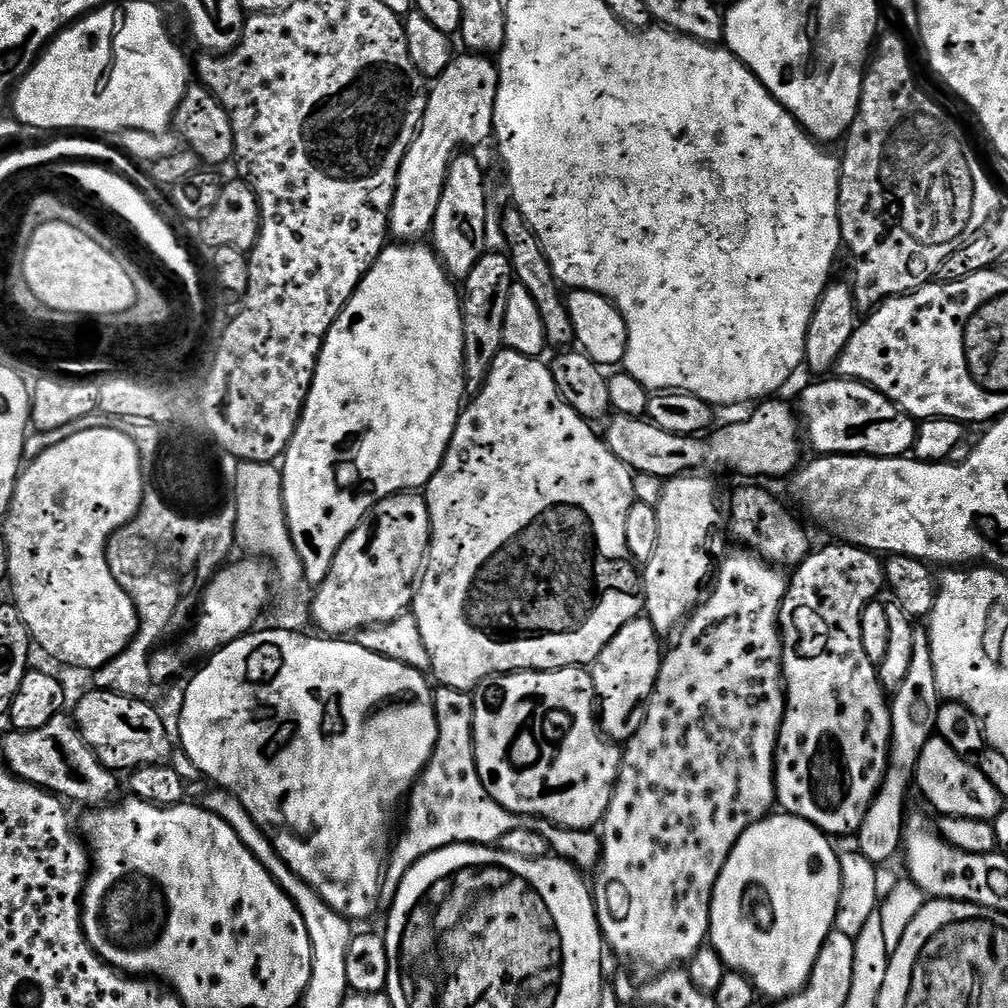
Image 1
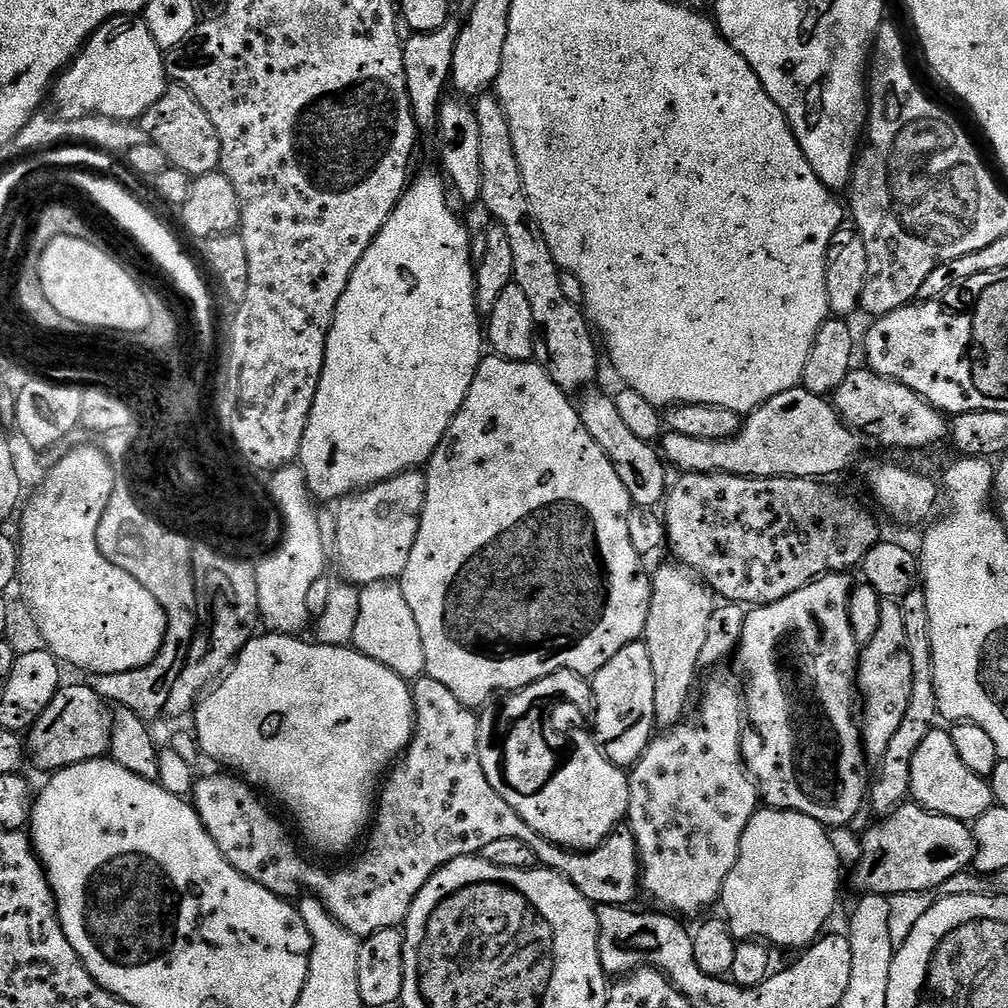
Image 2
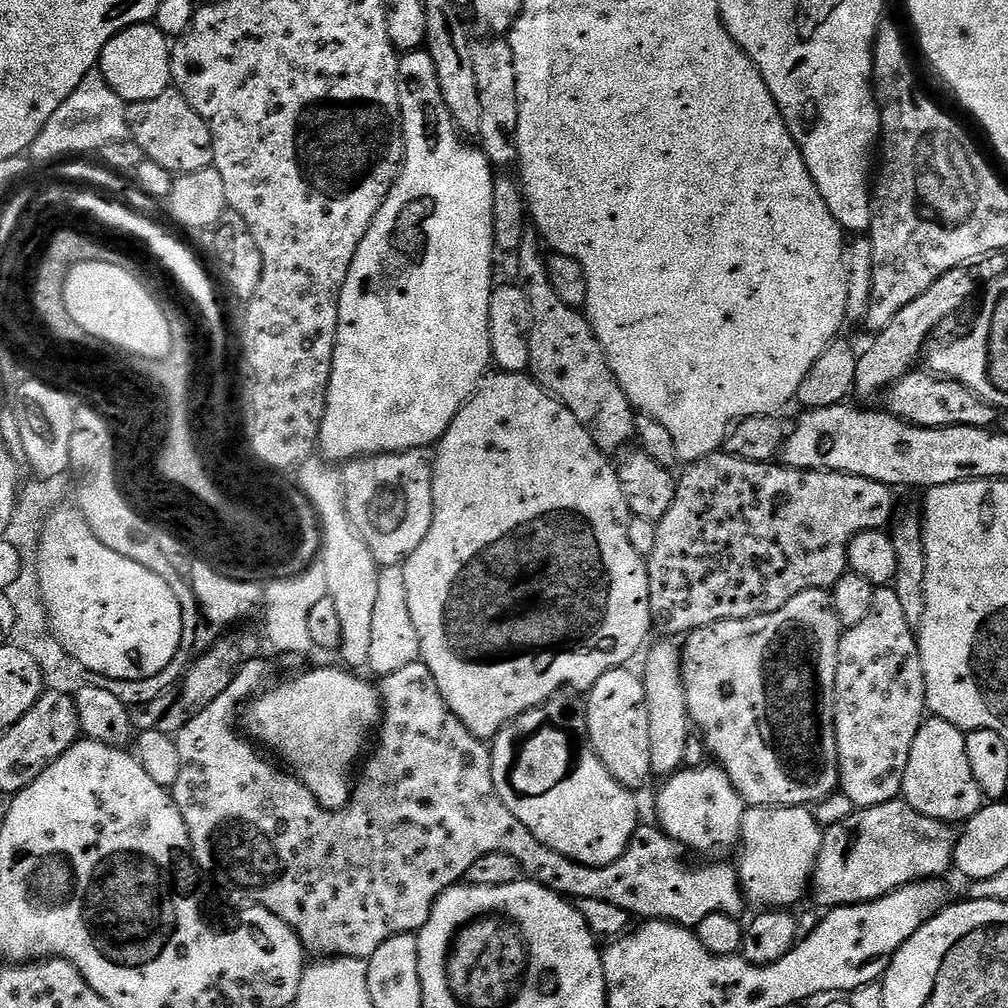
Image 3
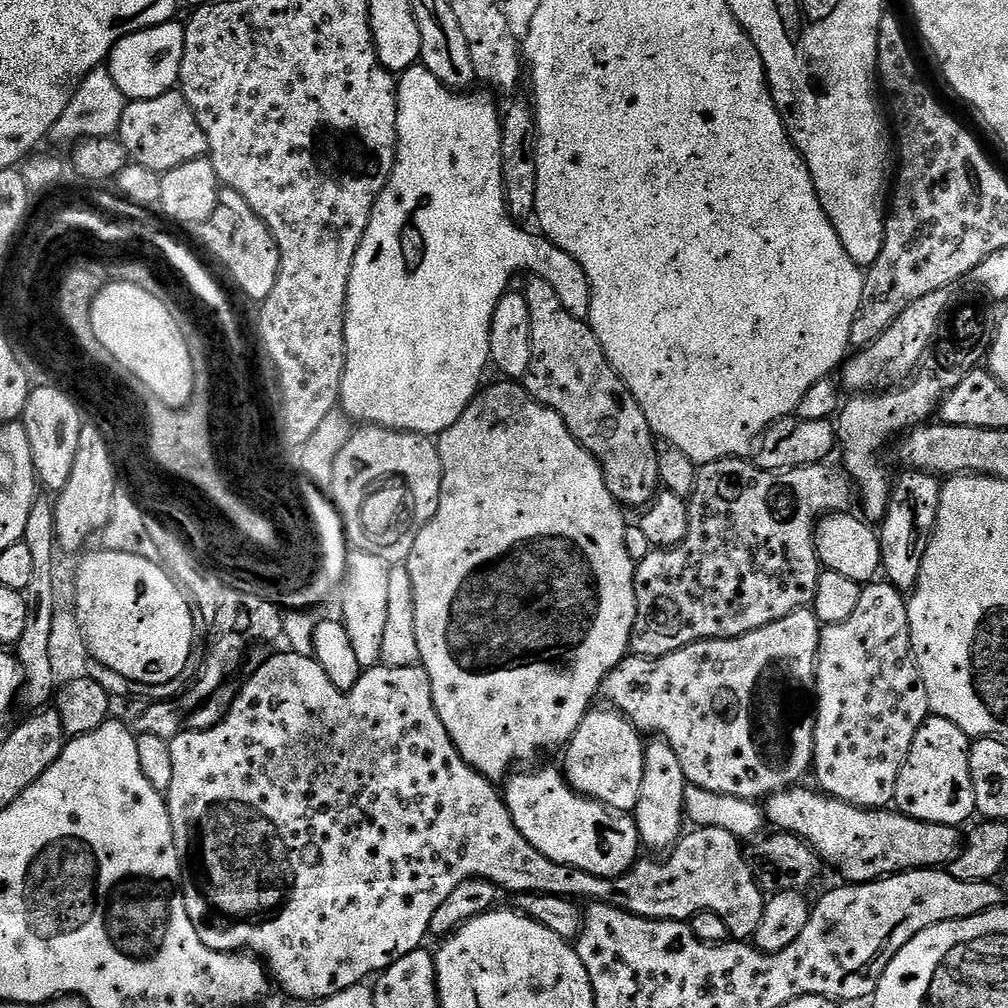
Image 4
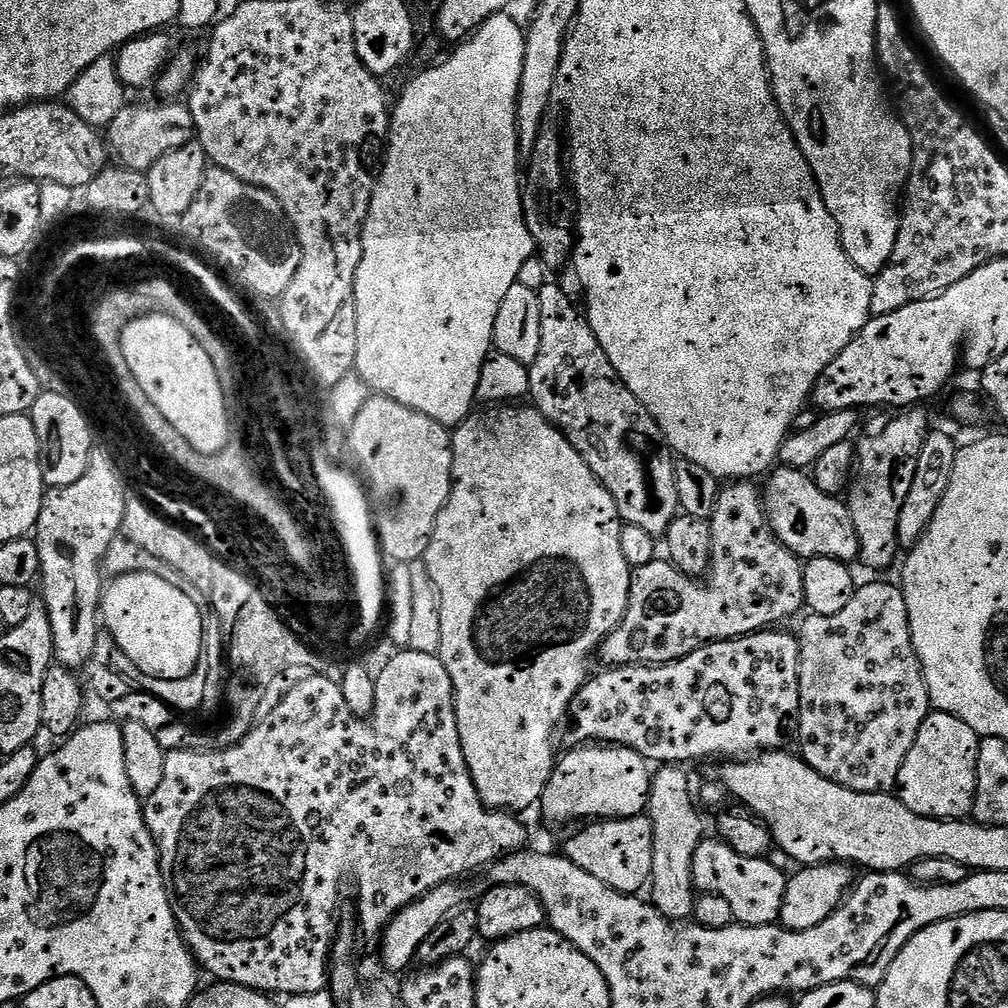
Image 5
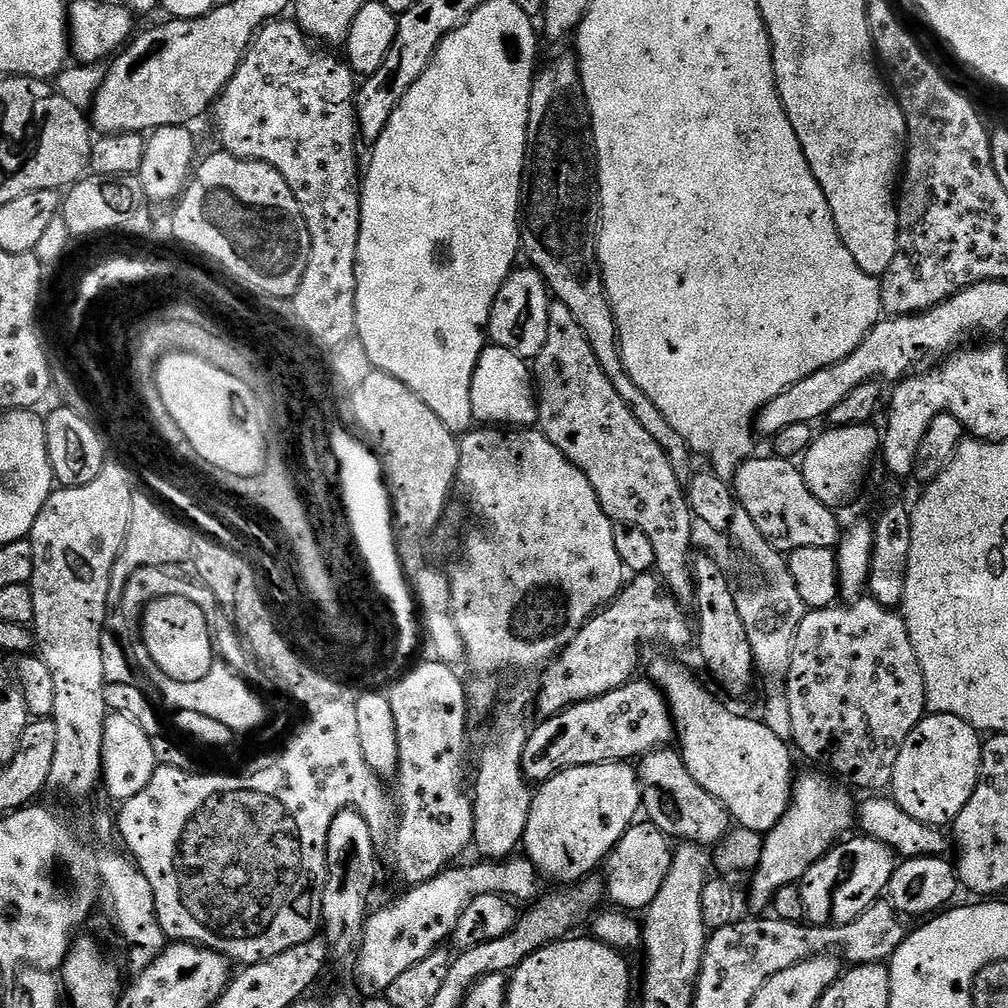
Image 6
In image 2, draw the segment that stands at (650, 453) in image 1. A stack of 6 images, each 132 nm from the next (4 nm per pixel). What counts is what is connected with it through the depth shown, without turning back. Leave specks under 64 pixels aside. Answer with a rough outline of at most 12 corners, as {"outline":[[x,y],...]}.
{"outline":[[774,394],[728,440],[668,432],[681,473],[832,478],[861,437],[831,399]]}

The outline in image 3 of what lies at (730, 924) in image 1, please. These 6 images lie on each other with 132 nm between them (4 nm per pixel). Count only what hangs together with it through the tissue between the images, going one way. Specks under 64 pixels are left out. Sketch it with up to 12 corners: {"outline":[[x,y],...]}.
{"outline":[[748,808],[738,871],[749,901],[809,891],[822,825],[803,808]]}

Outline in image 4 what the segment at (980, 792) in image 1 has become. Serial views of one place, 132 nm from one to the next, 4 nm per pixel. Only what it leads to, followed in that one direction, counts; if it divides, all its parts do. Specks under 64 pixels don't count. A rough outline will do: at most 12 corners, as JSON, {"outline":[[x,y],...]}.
{"outline":[[929,715],[895,807],[931,824],[977,815],[973,741]]}

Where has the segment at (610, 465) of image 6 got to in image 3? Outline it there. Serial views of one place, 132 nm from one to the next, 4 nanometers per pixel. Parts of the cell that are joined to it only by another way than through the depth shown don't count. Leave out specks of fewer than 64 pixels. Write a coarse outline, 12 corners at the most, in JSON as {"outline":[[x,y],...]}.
{"outline":[[541,241],[516,264],[530,375],[605,454],[638,413],[587,315],[558,298]]}

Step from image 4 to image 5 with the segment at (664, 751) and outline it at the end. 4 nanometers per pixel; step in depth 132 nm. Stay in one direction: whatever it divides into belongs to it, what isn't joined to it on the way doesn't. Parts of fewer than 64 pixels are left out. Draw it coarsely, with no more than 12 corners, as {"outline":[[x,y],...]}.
{"outline":[[680,766],[653,775],[650,902],[667,920],[696,911],[694,854],[706,839]]}

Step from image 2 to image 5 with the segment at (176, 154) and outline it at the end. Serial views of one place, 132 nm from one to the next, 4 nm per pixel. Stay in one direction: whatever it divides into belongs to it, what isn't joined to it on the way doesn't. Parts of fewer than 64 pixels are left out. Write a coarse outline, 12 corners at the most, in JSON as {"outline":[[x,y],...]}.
{"outline":[[125,103],[106,143],[147,174],[196,140],[187,103]]}

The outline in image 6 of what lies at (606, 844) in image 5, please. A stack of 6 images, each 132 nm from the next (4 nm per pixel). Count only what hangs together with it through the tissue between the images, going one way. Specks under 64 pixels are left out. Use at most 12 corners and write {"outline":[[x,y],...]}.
{"outline":[[633,824],[606,861],[607,899],[643,913],[670,874],[673,841]]}

